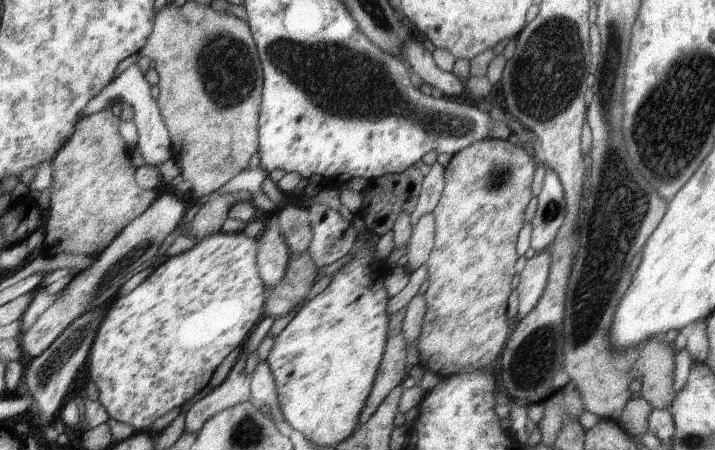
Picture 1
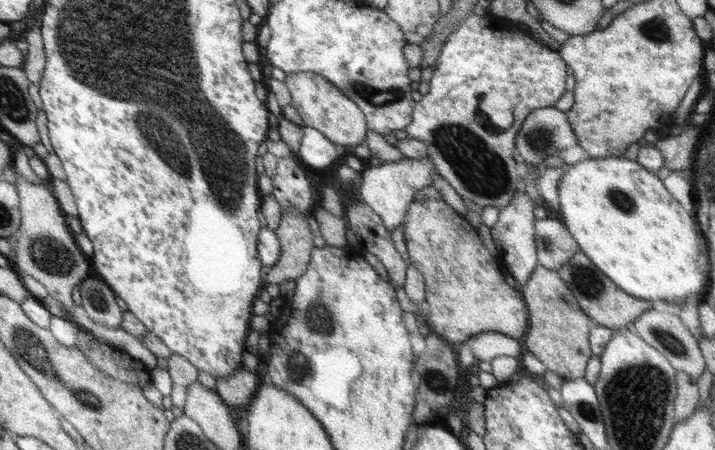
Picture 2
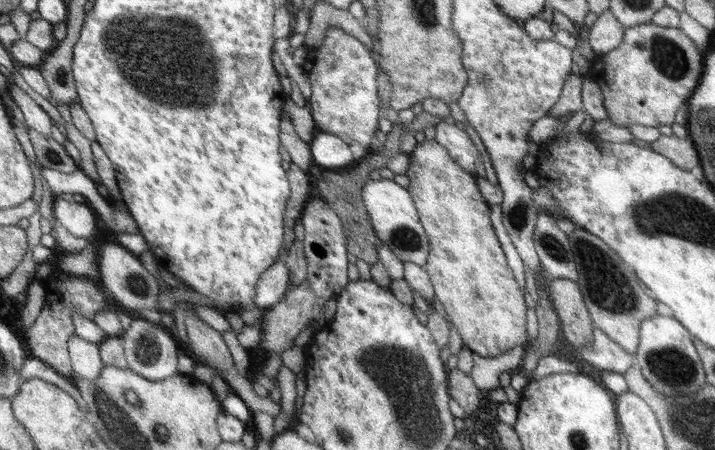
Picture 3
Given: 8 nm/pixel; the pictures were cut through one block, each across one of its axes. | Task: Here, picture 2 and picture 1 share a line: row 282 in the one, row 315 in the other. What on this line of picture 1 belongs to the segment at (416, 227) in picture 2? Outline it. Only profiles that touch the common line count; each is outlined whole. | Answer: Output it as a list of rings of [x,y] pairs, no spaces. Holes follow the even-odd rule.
[[[479,139],[477,142],[471,143],[469,146],[462,148],[459,152],[451,157],[448,164],[444,167],[444,187],[442,189],[437,205],[432,213],[434,216],[434,243],[429,256],[424,264],[424,269],[427,271],[426,278],[428,281],[427,289],[423,296],[426,302],[420,333],[417,339],[417,348],[419,351],[418,364],[424,371],[430,370],[440,378],[448,377],[465,372],[476,371],[477,369],[489,369],[493,366],[495,358],[499,356],[507,336],[509,336],[509,312],[507,308],[507,296],[511,296],[511,278],[513,278],[513,264],[519,258],[516,251],[516,240],[519,236],[521,227],[523,226],[523,210],[531,198],[529,192],[529,184],[531,184],[531,176],[533,176],[533,163],[531,155],[525,150],[521,150],[519,145],[514,145],[506,139]]]

